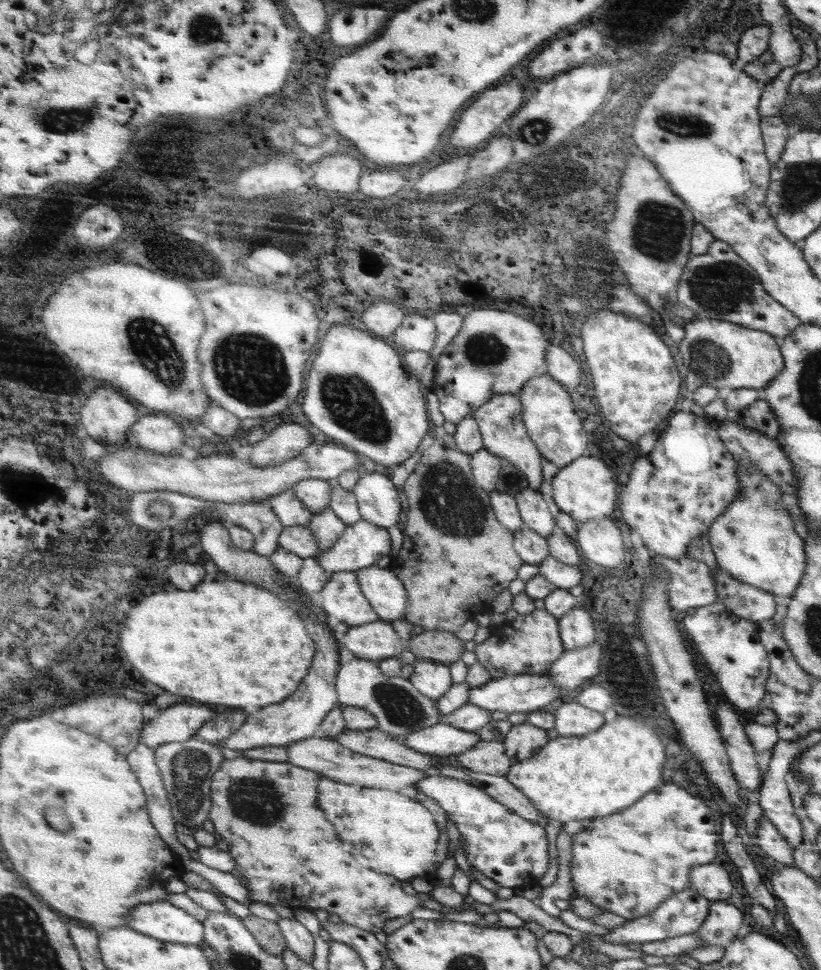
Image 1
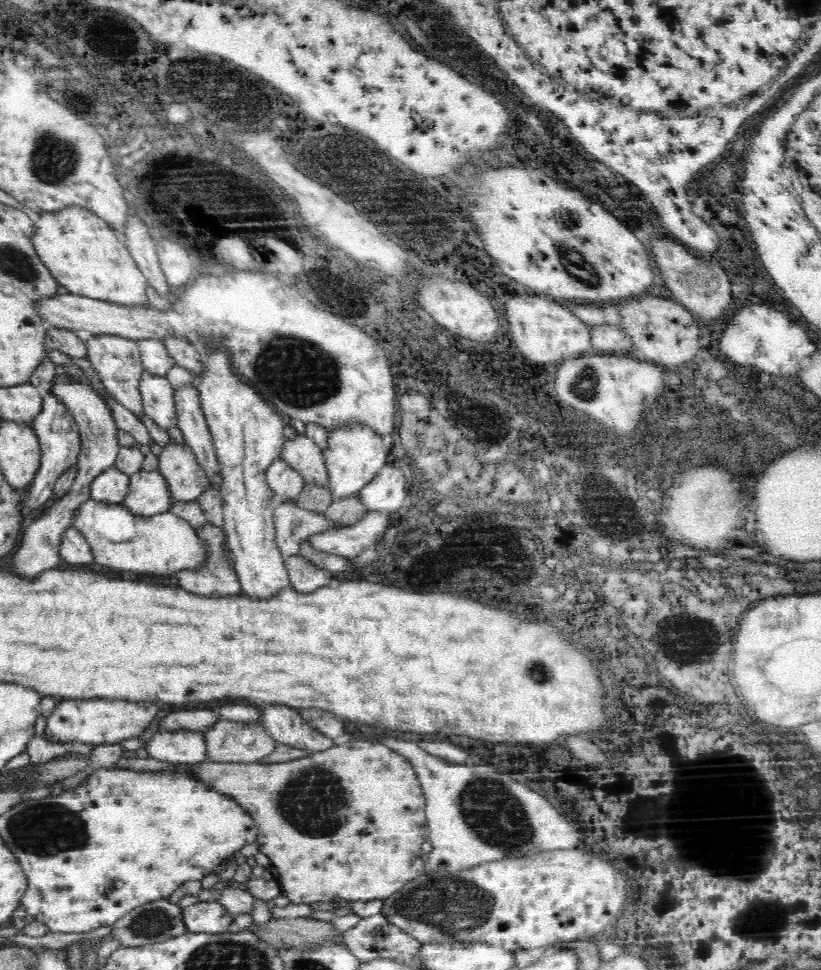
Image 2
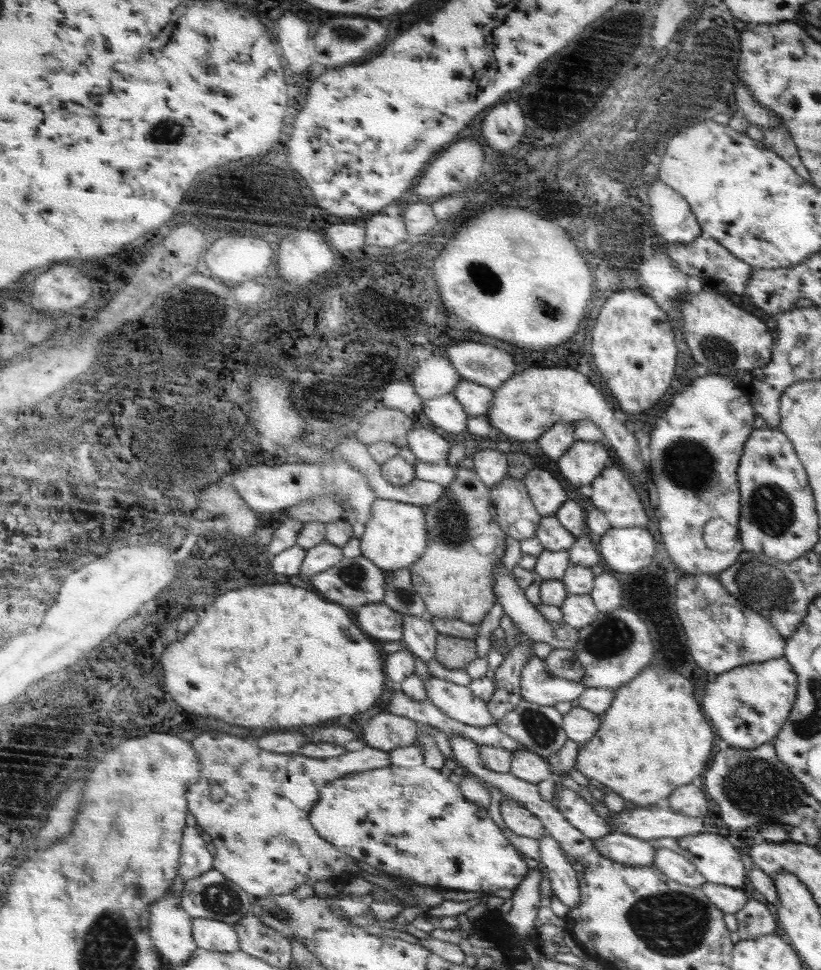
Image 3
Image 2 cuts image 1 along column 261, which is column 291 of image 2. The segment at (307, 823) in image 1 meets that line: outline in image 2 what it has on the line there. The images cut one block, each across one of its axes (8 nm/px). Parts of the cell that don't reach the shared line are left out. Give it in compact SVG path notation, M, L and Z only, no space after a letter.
M350 740L342 746L334 746L326 752L316 752L316 754L308 754L290 762L280 762L280 764L234 764L234 762L212 762L212 760L202 760L196 764L172 764L172 762L164 762L164 760L156 760L156 758L124 758L120 756L116 760L116 764L110 770L130 770L130 772L152 772L152 774L160 774L160 772L188 772L192 774L196 780L200 780L202 784L208 784L214 792L228 796L230 800L238 802L252 818L254 818L254 826L258 832L258 846L260 852L266 854L270 858L270 866L276 868L276 882L280 886L280 890L290 898L292 904L316 904L316 902L332 902L332 900L348 900L348 902L372 902L372 900L386 900L392 898L396 892L400 892L408 882L416 880L418 876L428 872L428 866L422 860L422 844L430 840L430 826L428 826L428 818L426 818L426 796L420 784L420 778L416 774L416 768L412 766L412 762L402 756L400 752L392 750L390 746L382 744L380 740Z

